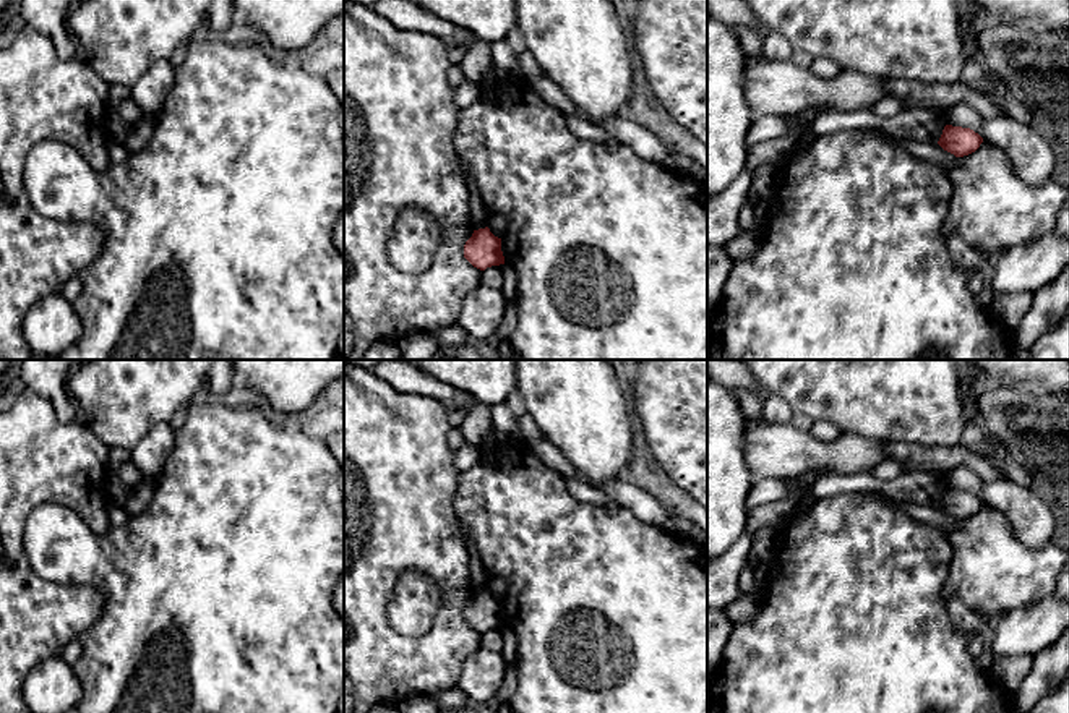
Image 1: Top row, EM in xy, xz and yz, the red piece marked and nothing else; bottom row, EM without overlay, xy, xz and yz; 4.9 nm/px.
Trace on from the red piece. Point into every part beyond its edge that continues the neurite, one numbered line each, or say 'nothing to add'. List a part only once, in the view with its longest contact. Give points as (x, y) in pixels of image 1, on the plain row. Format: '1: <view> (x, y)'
nothing to add

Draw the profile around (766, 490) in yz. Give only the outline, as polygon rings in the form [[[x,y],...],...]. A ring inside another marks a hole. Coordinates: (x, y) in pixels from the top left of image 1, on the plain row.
[[[774,478],[754,480],[753,488],[746,499],[746,506],[749,510],[753,510],[759,506],[790,497],[795,494],[795,491],[796,491],[795,481],[785,485],[784,481]]]

